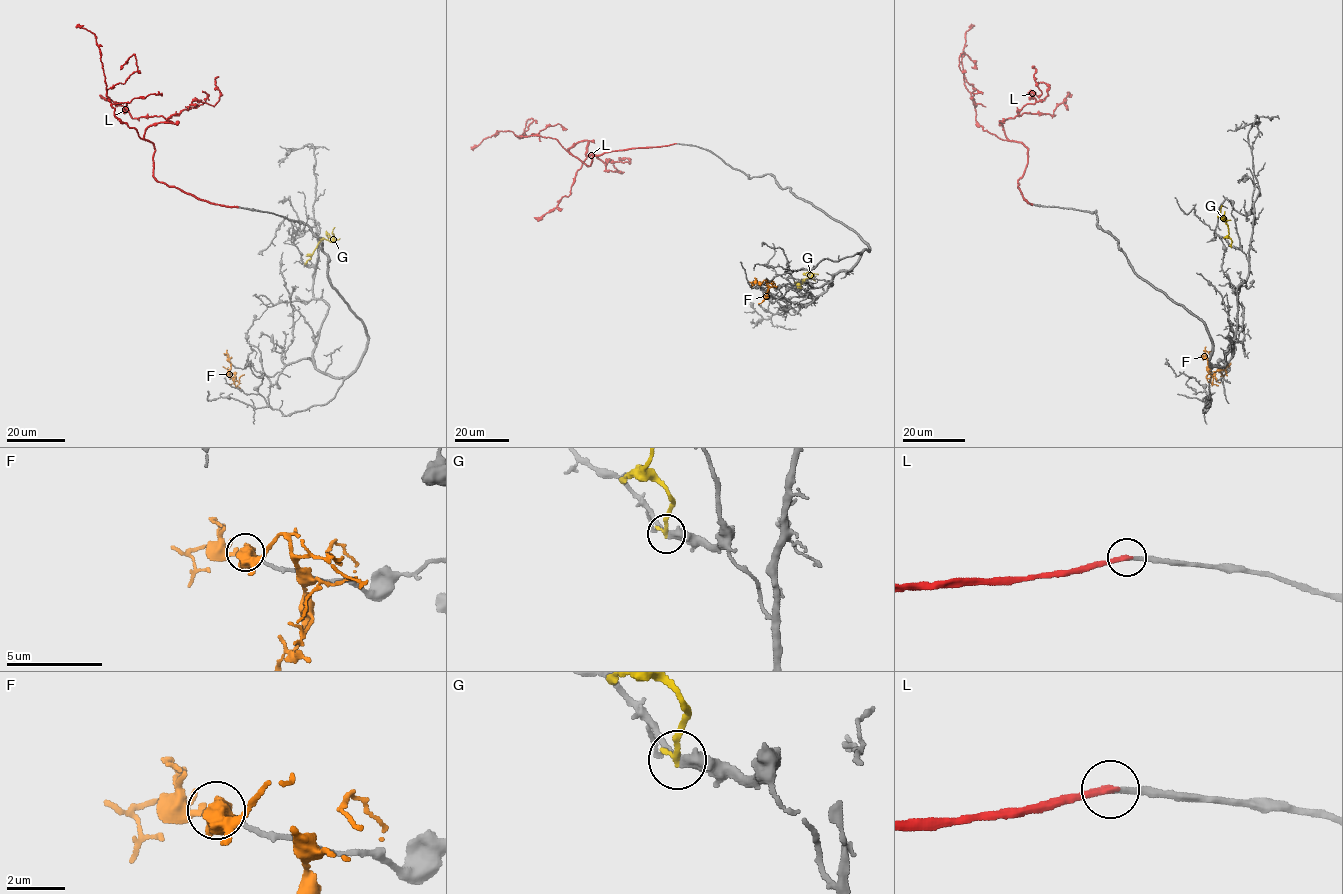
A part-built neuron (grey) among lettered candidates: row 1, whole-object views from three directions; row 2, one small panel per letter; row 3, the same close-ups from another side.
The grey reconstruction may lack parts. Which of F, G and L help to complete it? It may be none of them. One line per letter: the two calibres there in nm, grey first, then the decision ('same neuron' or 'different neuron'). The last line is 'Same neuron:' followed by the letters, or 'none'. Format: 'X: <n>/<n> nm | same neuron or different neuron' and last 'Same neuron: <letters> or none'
F: 180/240 nm | different neuron
G: 440/200 nm | different neuron
L: 220/300 nm | same neuron
Same neuron: L

